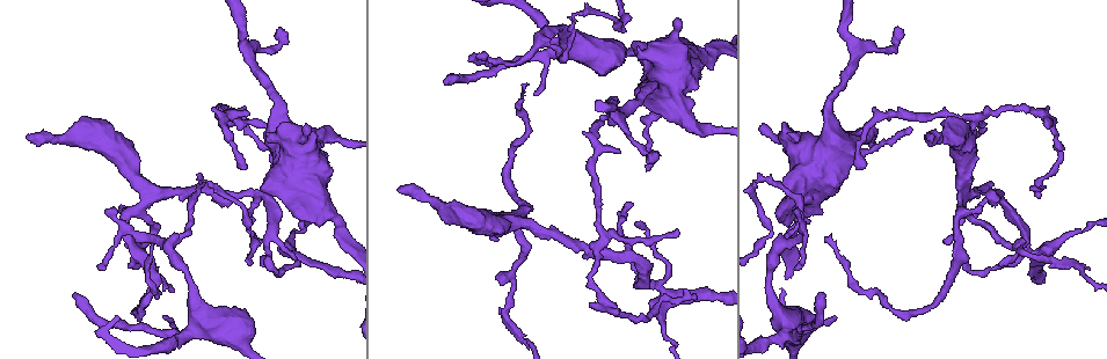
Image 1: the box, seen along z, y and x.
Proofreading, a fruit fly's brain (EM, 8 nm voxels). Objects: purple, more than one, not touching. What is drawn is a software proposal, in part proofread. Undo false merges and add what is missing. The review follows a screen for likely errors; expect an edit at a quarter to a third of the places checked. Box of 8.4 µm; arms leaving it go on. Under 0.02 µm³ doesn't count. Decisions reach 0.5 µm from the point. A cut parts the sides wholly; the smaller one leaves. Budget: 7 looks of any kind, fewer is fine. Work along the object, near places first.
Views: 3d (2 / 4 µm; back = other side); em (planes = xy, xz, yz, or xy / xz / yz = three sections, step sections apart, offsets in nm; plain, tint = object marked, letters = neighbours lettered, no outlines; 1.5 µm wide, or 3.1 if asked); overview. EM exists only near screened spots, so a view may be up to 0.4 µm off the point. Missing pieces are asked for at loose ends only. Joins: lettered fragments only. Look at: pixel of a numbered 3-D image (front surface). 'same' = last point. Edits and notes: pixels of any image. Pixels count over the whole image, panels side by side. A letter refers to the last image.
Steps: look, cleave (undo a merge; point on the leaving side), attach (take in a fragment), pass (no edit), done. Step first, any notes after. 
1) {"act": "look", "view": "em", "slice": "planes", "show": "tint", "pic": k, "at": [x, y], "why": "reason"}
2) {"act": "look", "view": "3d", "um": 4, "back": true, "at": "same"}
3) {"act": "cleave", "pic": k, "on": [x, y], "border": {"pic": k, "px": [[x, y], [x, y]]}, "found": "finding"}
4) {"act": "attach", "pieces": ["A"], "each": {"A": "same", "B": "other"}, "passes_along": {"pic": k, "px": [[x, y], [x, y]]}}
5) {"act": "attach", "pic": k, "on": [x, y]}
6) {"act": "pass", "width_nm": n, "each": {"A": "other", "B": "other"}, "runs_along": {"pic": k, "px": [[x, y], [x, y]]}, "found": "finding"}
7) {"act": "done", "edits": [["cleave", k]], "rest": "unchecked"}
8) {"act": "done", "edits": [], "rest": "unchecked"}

{"act": "look", "view": "3d", "um": 2, "pic": 1, "at": [665, 37], "why": "stops while still wide"}

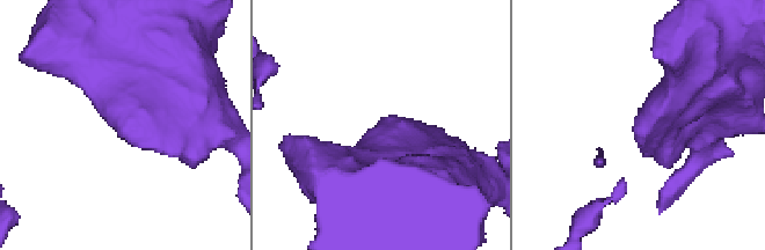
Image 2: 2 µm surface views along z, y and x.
{"act": "look", "view": "em", "slice": "planes", "show": "letters", "pic": 2, "at": [392, 123]}

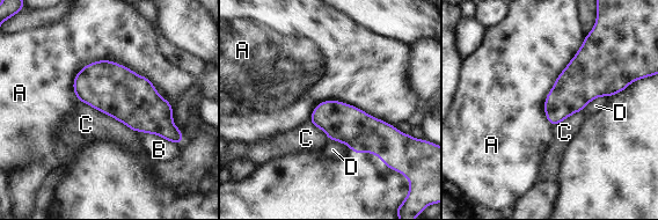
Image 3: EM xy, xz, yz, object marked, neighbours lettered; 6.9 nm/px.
{"act": "pass", "longest_contact_nm": ["A", 700], "each": {"A": "other", "B": "other", "C": "other", "D": "other"}, "border": {"pic": 3, "px": [[73, 78], [112, 60], [173, 107]]}, "found": "none of them fits"}

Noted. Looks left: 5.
{"act": "look", "view": "em", "slice": "planes", "show": "plain", "pic": 1, "at": [858, 166], "why": "tapers out"}

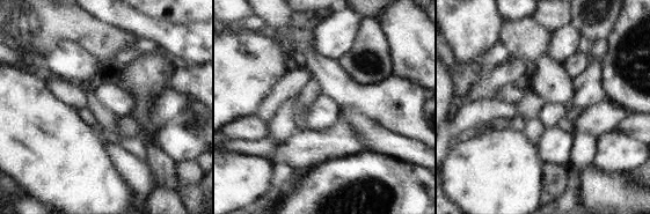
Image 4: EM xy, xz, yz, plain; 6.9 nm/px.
{"act": "look", "view": "em", "slice": "planes", "show": "letters", "at": "same", "why": "what lies round it"}

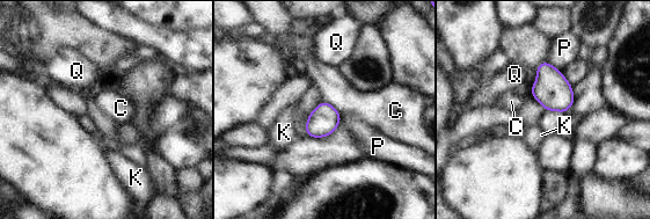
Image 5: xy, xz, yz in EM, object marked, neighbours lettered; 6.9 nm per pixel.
{"act": "pass", "each": {"C": "other", "K": "other", "P": "other", "Q": "other"}, "border": {"pic": 5, "px": [[324, 100], [340, 114]]}, "found": "none of them fits"}

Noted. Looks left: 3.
{"act": "look", "view": "3d", "um": 4, "pic": 1, "at": [650, 153], "why": "free end"}

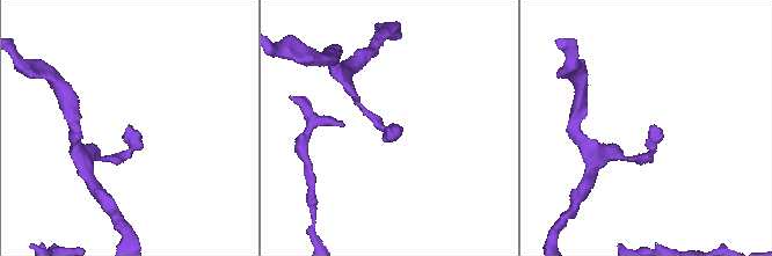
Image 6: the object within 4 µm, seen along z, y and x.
{"act": "look", "view": "em", "slice": "xy", "step": 4, "show": "letters", "pic": 6, "at": [389, 127]}

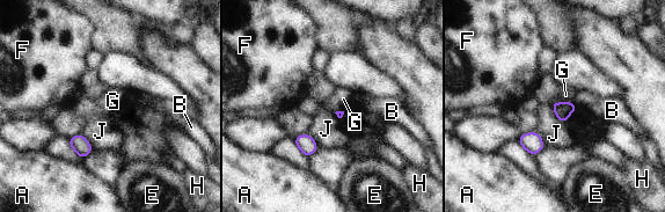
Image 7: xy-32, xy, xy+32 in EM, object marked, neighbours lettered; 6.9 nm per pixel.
{"act": "look", "view": "em", "slice": "planes", "show": "letters", "at": "same"}

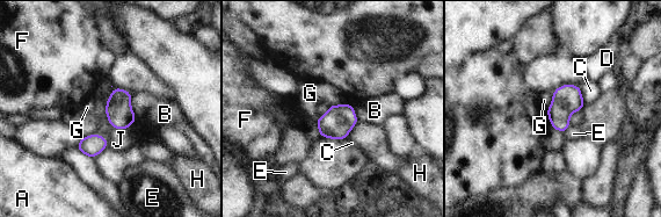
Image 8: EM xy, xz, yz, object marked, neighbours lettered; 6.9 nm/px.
{"act": "pass", "each": {"A": "other", "B": "other", "C": "other", "D": "other", "E": "other", "F": "other", "G": "other", "H": "other", "J": "other"}, "border": {"pic": 8, "px": [[111, 86], [106, 117], [125, 130]]}, "found": "no lettered fragment goes on from it"}

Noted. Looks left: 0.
{"act": "done", "edits": [], "rest": "unchecked"}

